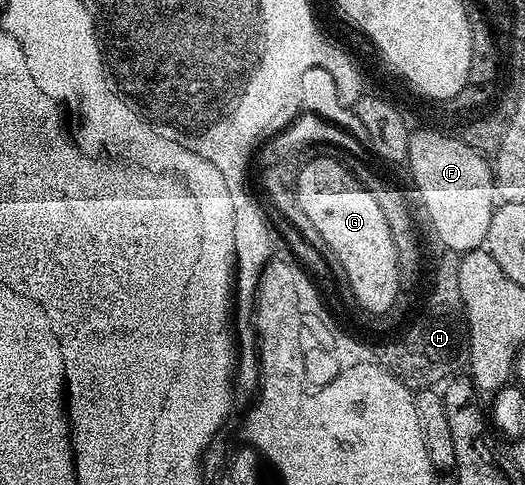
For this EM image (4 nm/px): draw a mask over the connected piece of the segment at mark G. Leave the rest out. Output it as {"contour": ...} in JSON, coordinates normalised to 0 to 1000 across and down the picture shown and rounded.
{"contour":[[[627,320],[598,322],[570,351],[564,394],[594,466],[610,474],[611,489],[625,499],[640,532],[648,532],[655,581],[667,592],[676,623],[697,643],[735,645],[743,619],[750,619],[750,503],[743,503],[739,458],[731,452],[731,433],[724,433],[724,416],[709,408],[703,392],[648,332],[630,330]]]}

